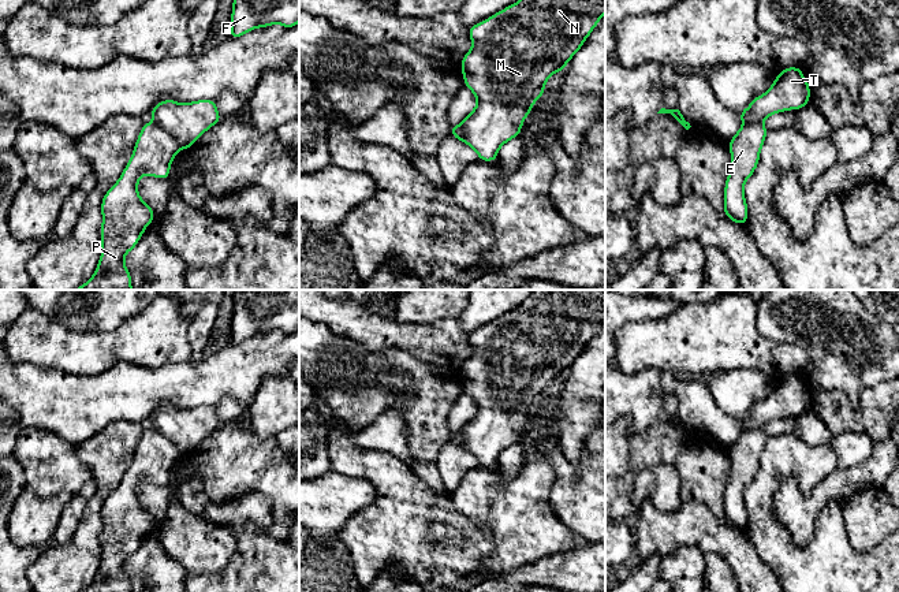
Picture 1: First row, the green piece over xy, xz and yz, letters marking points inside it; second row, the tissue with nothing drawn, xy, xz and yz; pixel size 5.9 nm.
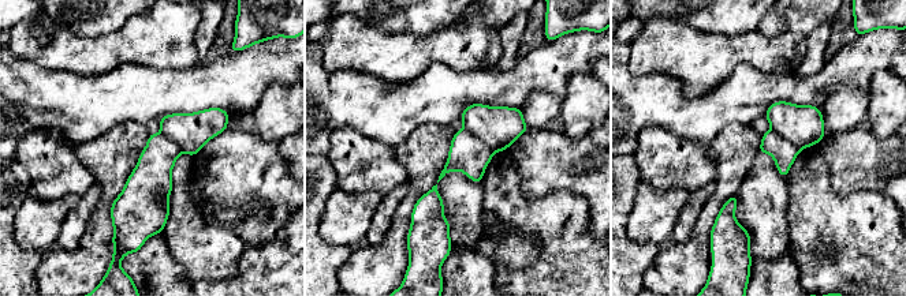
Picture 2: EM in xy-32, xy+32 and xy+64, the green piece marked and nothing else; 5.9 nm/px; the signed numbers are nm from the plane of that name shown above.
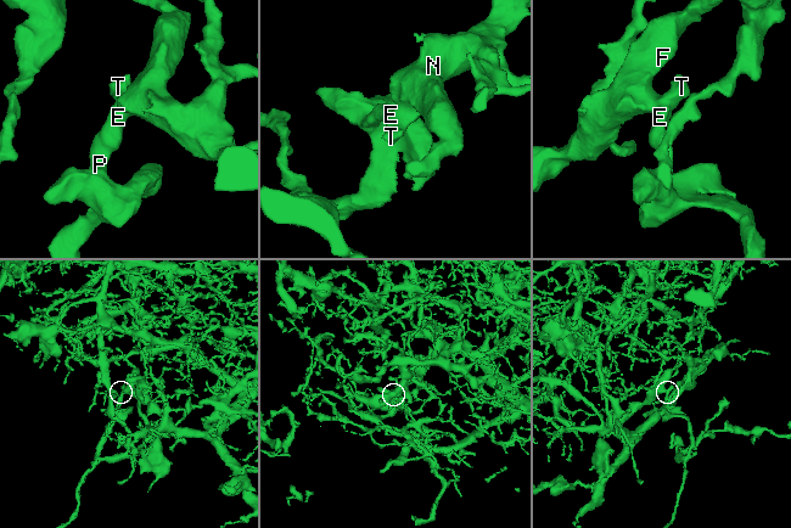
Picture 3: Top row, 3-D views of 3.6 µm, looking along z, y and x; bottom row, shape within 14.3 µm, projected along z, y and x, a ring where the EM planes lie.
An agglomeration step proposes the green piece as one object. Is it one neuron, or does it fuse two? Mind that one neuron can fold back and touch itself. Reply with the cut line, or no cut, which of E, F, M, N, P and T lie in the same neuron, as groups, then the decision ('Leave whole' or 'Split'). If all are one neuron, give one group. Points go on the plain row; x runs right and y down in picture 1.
Split along xy (153, 427), (182, 454). Groups: E P / F M N T. Split

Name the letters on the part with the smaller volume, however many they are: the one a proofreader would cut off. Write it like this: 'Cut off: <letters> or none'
Cut off: E, P

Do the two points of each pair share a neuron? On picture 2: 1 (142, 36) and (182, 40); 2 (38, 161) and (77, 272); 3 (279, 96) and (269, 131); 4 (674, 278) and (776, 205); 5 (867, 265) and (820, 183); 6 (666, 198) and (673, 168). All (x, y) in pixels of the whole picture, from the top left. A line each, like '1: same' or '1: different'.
1: same
2: different
3: same
4: different
5: same
6: different

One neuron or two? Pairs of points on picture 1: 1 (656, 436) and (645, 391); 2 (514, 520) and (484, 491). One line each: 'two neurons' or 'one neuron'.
1: two neurons
2: one neuron

